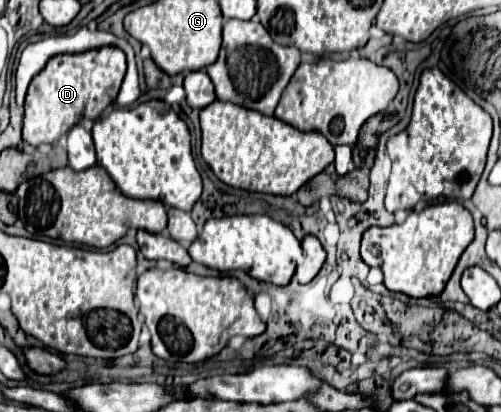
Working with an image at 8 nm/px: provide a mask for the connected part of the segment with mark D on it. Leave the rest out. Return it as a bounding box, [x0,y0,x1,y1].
[23,48,125,146]

